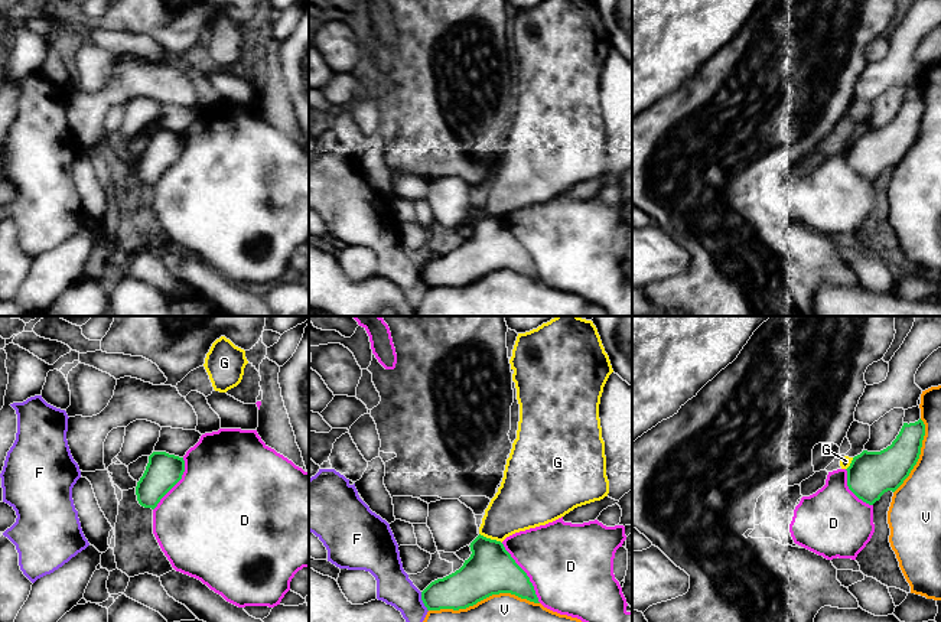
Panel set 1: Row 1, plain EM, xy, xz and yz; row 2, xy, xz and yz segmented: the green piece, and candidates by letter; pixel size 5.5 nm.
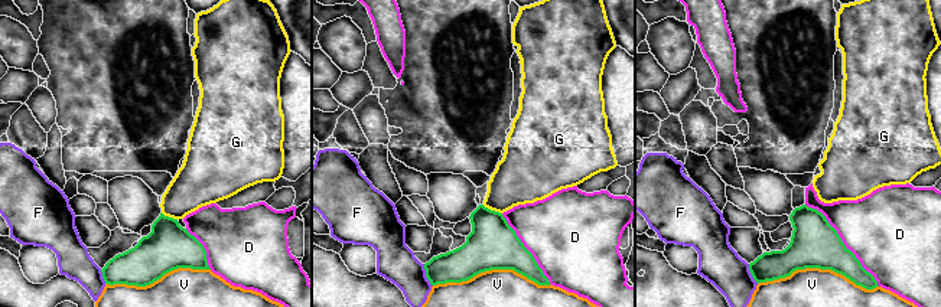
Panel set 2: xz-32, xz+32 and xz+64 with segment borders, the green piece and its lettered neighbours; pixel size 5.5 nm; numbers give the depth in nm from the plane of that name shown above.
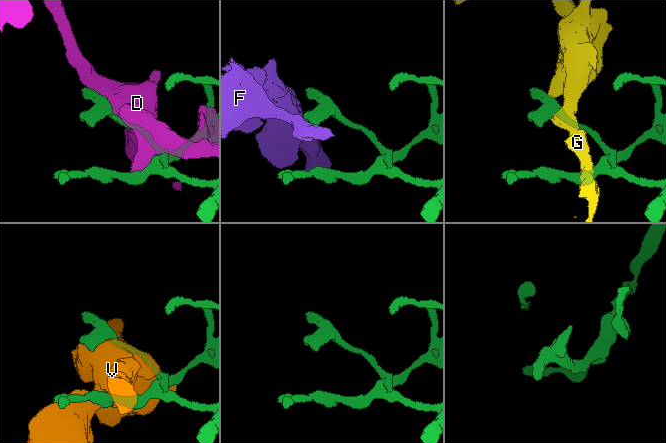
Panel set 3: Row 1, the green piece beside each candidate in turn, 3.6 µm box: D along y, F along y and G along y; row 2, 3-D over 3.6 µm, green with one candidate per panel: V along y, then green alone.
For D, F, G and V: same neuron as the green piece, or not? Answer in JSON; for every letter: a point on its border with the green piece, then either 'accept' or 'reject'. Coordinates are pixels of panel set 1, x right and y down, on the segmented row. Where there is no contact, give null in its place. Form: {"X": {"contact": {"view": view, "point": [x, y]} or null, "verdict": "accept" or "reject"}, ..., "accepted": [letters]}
{"D": {"contact": {"view": "xz", "point": [526, 573]}, "verdict": "reject"}, "F": {"contact": {"view": "xz", "point": [423, 602]}, "verdict": "reject"}, "G": {"contact": {"view": "xz", "point": [489, 539]}, "verdict": "reject"}, "V": {"contact": {"view": "xz", "point": [484, 598]}, "verdict": "reject"}, "accepted": []}

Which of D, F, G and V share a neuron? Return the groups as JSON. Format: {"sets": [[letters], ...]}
{"sets": [["D"], ["F"], ["G"], ["V"]]}

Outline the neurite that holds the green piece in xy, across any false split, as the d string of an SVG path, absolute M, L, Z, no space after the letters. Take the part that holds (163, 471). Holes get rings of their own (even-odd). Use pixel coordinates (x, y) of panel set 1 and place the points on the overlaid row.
M153 452L136 486L139 504L154 509L160 499L182 479L183 472L183 457L166 452Z

